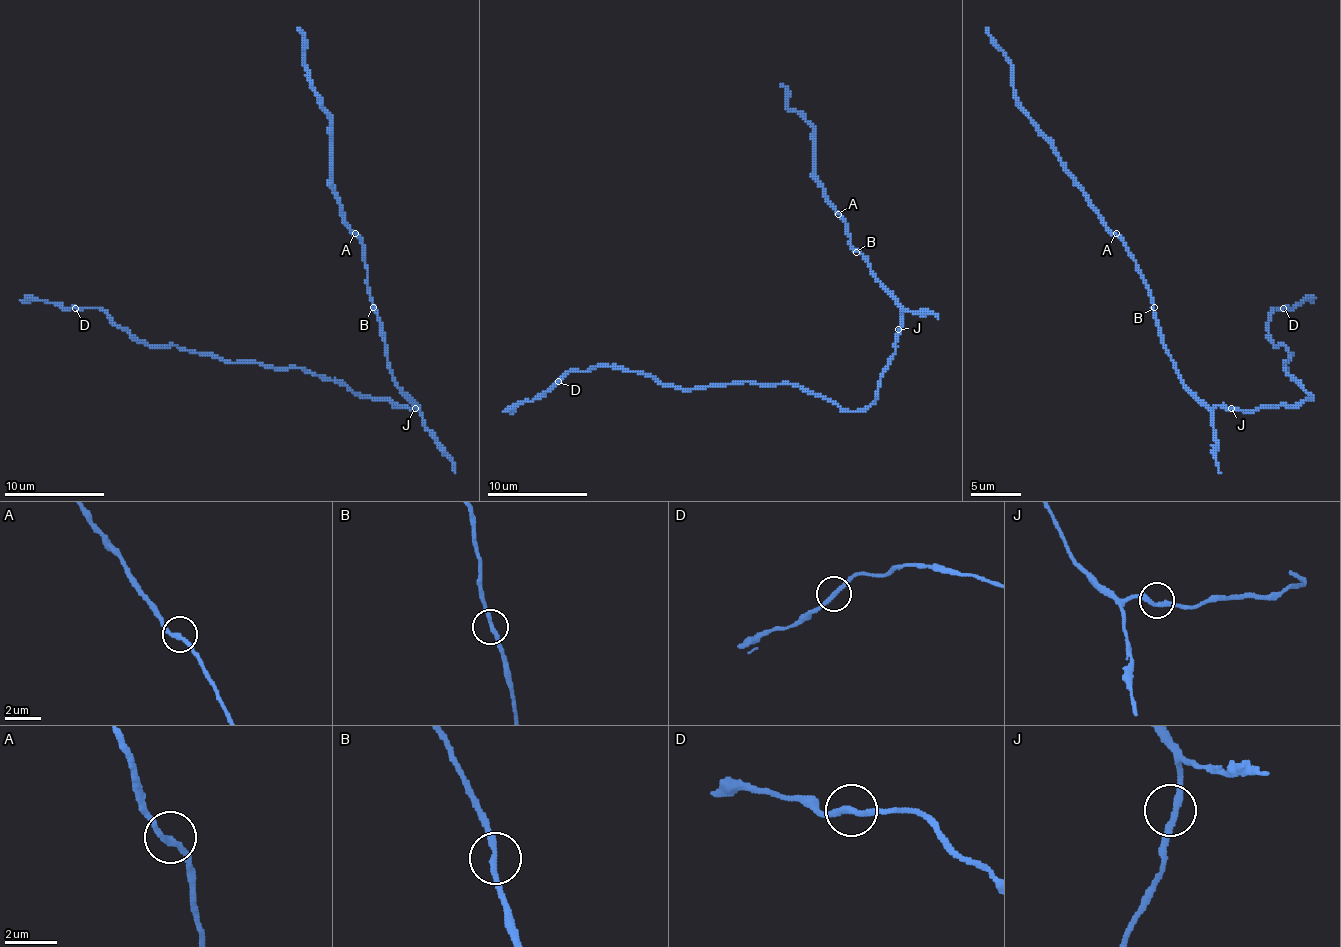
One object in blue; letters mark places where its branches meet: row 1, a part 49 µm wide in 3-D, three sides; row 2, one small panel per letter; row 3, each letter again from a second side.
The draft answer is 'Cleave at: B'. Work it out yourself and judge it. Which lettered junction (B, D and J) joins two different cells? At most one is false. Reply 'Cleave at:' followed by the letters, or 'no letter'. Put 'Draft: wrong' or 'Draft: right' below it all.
Cleave at: no letter
Draft: wrong

